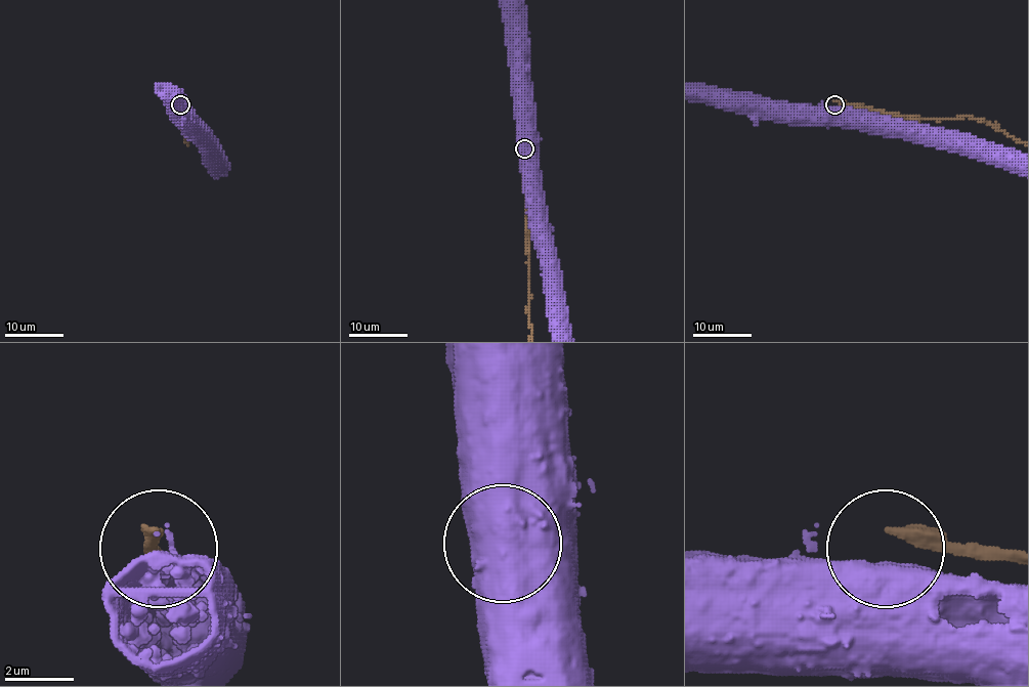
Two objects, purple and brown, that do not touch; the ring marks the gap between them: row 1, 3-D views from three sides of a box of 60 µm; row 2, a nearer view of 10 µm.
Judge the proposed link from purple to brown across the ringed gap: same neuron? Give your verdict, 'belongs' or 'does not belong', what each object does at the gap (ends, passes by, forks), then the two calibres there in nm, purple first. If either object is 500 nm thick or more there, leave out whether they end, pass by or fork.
does not belong; calibres 850 and 340 nm

